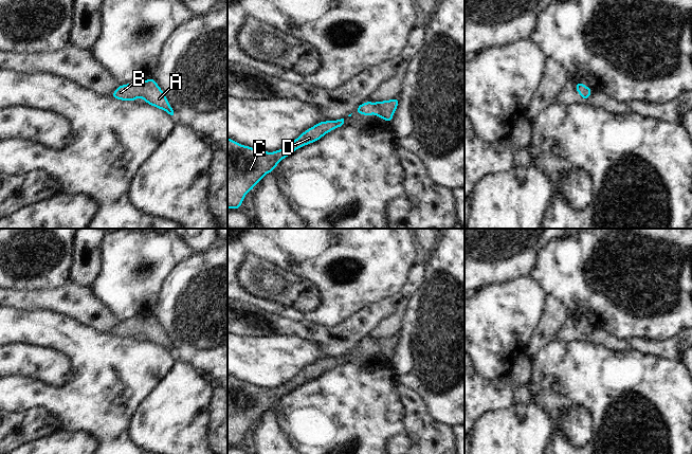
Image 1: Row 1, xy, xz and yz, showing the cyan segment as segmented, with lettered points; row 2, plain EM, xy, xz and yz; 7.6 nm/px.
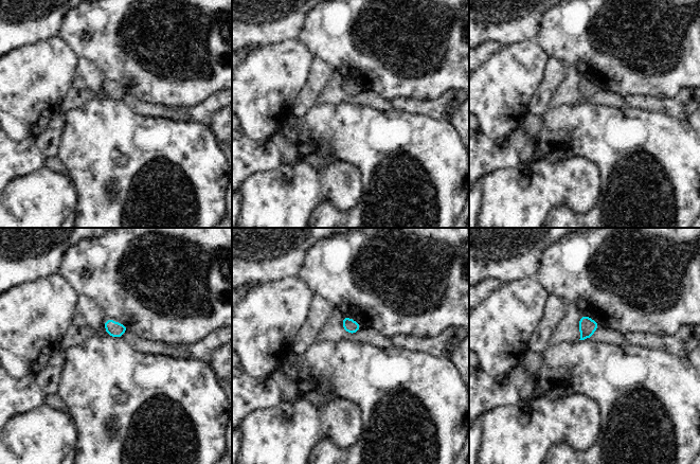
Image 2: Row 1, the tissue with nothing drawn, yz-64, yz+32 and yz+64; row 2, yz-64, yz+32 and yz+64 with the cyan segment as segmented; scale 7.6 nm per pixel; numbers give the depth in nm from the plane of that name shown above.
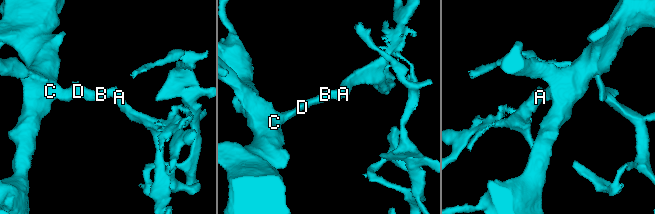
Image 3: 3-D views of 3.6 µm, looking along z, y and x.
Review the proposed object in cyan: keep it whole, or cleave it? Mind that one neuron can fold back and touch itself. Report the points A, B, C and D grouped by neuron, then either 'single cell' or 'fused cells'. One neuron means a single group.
A B C D; single cell

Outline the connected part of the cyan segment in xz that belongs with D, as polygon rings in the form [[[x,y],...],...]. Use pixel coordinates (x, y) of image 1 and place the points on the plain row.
[[[344,356],[318,359],[287,383],[272,389],[244,383],[227,375],[227,447],[240,447],[245,432],[253,428],[267,411],[272,410],[281,397],[296,386],[317,379],[343,361]]]

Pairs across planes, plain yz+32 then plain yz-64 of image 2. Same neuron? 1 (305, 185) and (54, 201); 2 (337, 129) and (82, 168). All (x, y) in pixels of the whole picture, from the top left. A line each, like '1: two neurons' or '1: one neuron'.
1: one neuron
2: one neuron

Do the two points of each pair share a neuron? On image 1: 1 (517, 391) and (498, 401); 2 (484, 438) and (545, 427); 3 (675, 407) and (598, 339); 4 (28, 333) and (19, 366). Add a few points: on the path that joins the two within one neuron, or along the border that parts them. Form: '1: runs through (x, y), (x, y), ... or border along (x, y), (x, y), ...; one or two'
1: border along (504, 377), (510, 385), (514, 402); two
2: runs through (498, 438), (516, 438), (525, 430), (530, 429); one
3: border along (586, 339), (614, 350), (630, 348); two
4: border along (11, 343), (47, 346), (49, 348); two

